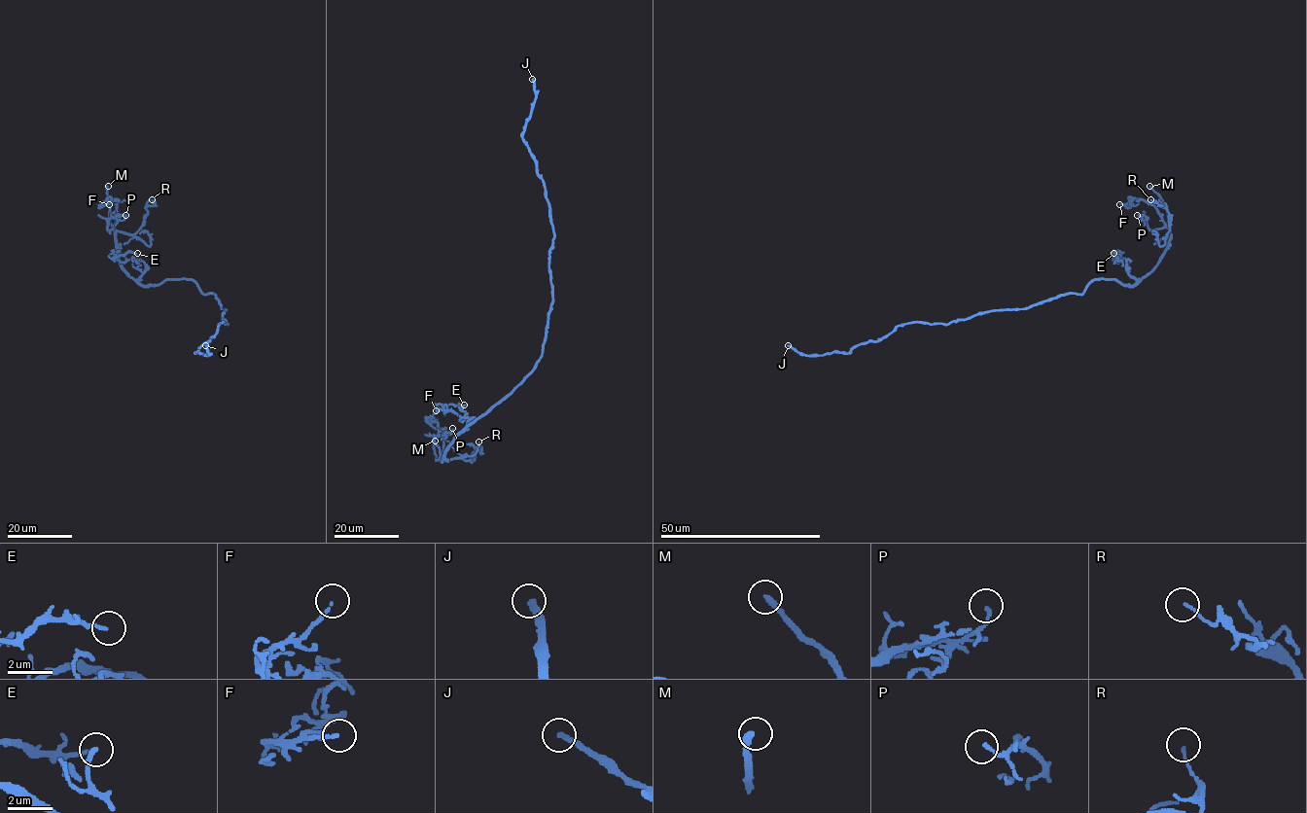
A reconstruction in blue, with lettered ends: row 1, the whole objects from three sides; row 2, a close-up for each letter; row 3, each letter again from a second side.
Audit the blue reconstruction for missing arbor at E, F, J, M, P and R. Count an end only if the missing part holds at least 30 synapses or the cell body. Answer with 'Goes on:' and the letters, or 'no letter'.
Goes on: J, M

